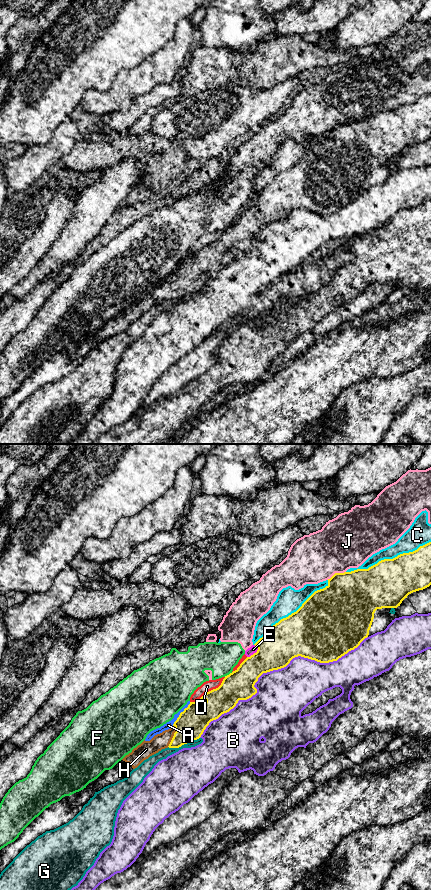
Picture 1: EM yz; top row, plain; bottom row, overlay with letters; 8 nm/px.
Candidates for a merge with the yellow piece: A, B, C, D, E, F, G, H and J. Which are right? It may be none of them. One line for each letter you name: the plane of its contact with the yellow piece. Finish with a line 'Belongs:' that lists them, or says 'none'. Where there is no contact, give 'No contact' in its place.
H: Touches yellow in yz
Belongs: H

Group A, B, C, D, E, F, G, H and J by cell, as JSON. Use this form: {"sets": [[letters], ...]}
{"sets": [["A", "D", "E"], ["B"], ["C"], ["F", "J"], ["G"], ["H"]]}

